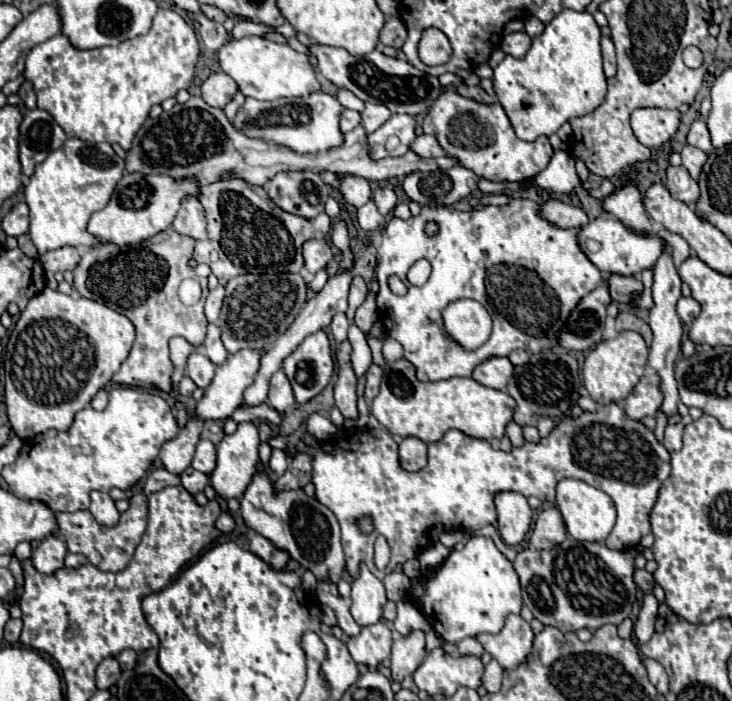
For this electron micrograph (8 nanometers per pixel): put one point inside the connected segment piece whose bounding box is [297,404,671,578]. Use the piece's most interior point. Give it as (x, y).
(355, 476)

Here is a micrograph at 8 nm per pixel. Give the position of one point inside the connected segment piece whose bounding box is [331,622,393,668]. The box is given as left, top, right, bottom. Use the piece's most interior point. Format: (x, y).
(373, 645)

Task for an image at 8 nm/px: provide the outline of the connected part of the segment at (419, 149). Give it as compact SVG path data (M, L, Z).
M429 134L417 136L417 138L411 142L409 150L415 152L417 156L421 156L421 158L439 158L439 156L445 154L445 152L441 150L437 138L433 138L433 136L429 136Z

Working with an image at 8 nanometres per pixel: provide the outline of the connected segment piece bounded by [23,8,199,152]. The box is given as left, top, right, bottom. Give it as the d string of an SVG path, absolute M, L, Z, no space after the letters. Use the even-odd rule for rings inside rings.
M159 8L147 34L125 40L115 48L77 50L69 46L65 36L53 36L27 54L23 76L33 84L37 108L49 112L67 136L119 144L129 152L151 106L189 88L197 58L199 44L193 26L175 10Z

